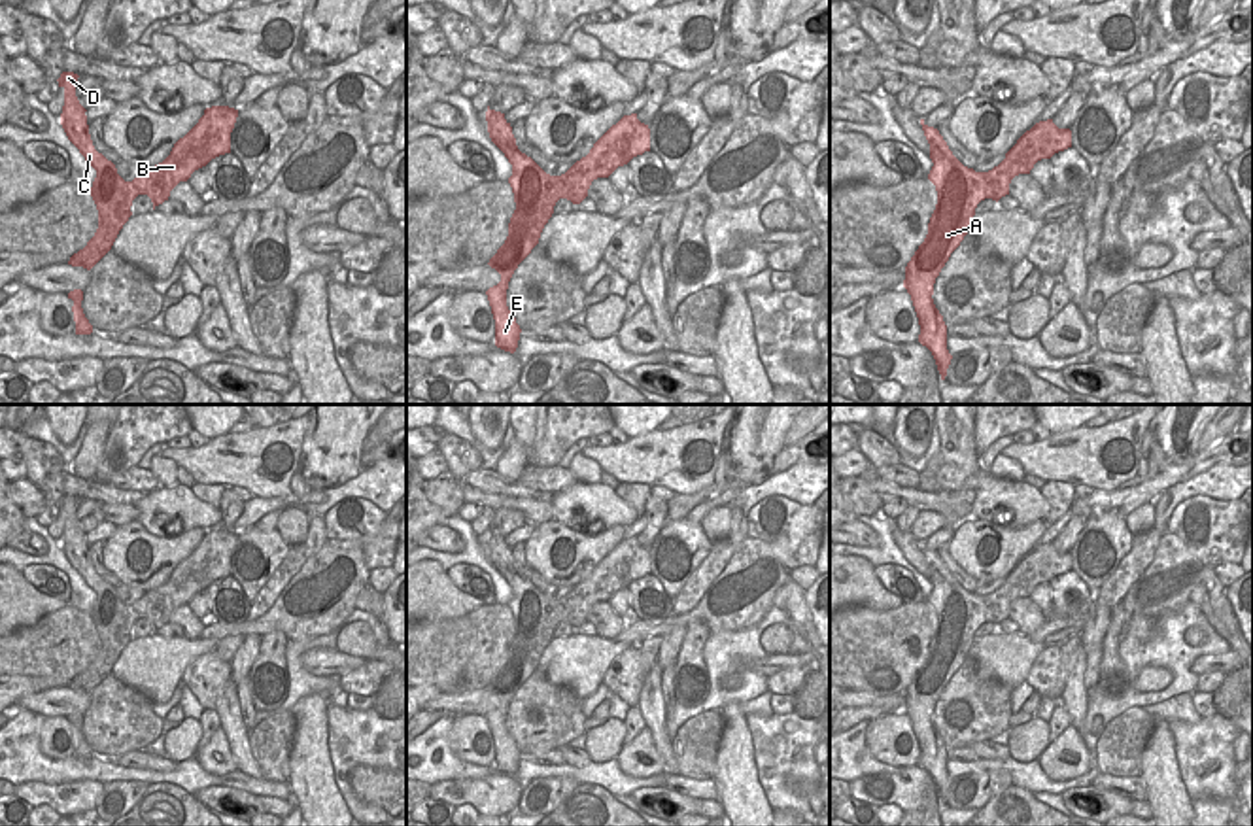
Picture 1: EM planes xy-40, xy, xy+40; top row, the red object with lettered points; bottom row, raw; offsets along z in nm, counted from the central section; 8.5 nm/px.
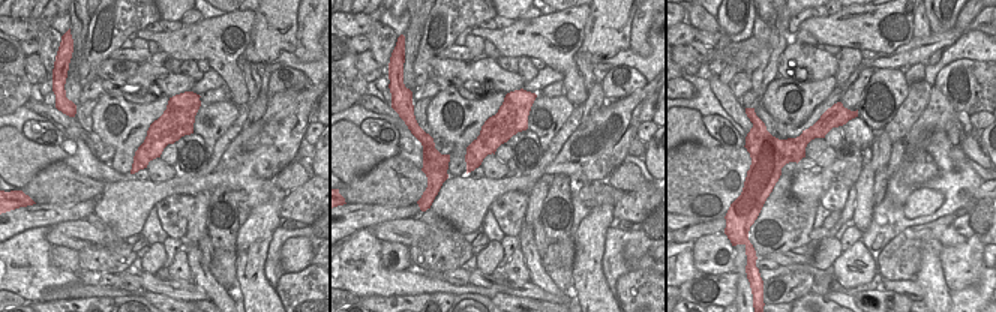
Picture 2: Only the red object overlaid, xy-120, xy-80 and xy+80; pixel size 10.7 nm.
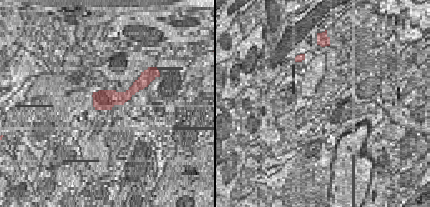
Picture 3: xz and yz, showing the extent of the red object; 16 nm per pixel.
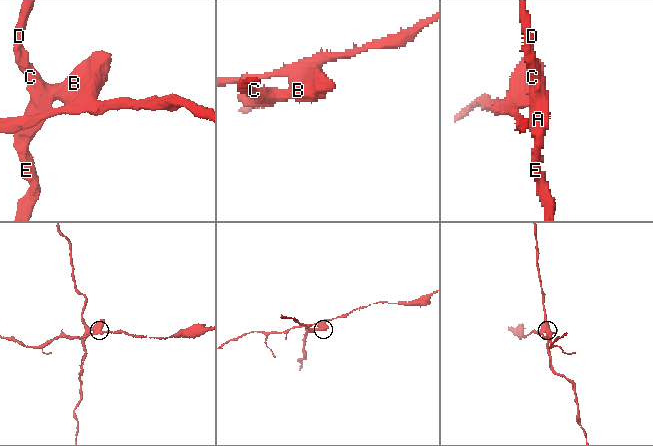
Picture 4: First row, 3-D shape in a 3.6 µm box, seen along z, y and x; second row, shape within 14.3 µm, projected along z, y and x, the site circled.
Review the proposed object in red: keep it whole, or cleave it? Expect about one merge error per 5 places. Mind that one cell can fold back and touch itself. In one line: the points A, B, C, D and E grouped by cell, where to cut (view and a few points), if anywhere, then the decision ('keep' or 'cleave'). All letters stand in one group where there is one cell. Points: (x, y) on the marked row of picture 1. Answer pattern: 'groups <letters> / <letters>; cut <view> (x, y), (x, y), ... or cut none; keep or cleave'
groups A C D E / B; cut xy+40 (979, 172), (987, 178), (991, 197); cleave

